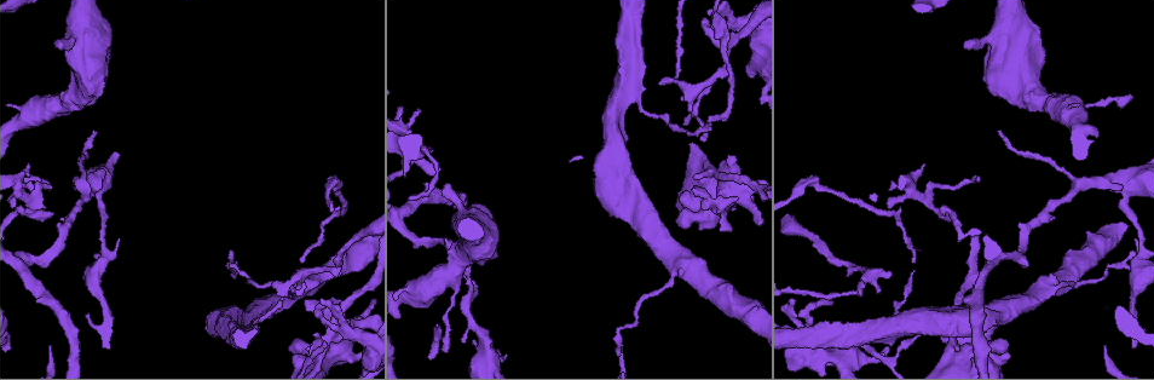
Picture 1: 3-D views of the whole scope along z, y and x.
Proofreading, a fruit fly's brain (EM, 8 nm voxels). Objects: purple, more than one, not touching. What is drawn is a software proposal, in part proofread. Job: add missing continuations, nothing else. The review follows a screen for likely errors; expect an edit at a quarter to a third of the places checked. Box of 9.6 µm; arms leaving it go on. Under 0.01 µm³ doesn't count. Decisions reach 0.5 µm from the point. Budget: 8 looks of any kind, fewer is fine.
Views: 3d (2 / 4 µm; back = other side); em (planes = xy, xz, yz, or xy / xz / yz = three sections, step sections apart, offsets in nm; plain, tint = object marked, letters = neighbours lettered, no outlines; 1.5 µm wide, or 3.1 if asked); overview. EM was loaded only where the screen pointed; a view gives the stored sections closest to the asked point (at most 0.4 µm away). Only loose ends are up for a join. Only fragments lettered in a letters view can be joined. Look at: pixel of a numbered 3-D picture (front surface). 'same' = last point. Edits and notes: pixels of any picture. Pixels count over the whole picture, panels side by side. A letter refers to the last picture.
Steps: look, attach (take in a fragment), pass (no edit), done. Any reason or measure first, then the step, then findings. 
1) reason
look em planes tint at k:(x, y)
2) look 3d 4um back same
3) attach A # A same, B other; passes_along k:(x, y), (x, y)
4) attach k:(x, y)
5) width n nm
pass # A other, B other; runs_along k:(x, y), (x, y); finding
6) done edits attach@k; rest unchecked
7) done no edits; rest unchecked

an open end
look 3d 4um back at 1:(445, 350)

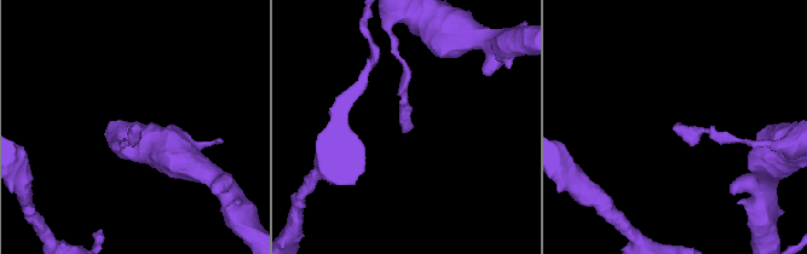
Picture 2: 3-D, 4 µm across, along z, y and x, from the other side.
now the EM
look em planes letters at 2:(412, 125)

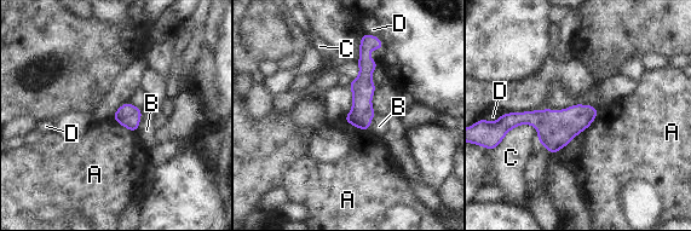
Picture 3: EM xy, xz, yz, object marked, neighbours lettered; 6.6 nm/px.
pass # A other, B other, C other, D other; runs_along 3:(367, 45), (362, 126); none of them fits

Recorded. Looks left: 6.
thin end
look em planes letters at 1:(978, 180)

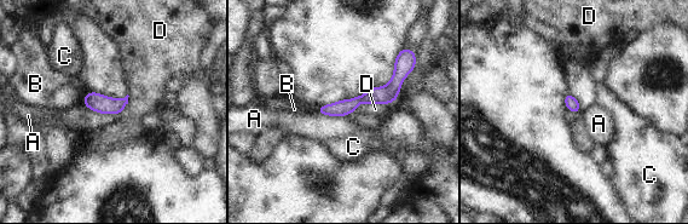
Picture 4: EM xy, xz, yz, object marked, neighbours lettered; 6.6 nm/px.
pass # A other, B other, C other, D other; runs_along 4:(400, 70), (382, 95), (321, 110); none of them fits

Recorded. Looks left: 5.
end of a long branch
look 3d 4um back at 1:(689, 136)

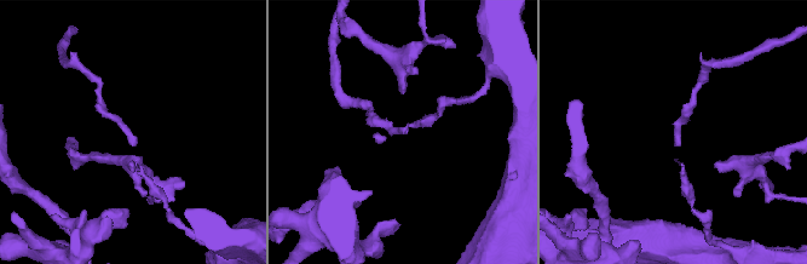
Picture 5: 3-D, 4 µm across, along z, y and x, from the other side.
now the EM
look em xy step 8 letters at 5:(401, 131)

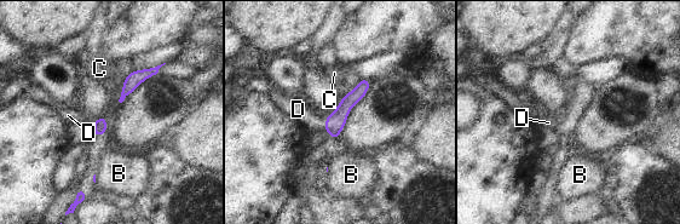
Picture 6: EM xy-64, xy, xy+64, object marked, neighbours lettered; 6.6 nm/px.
look em planes letters same

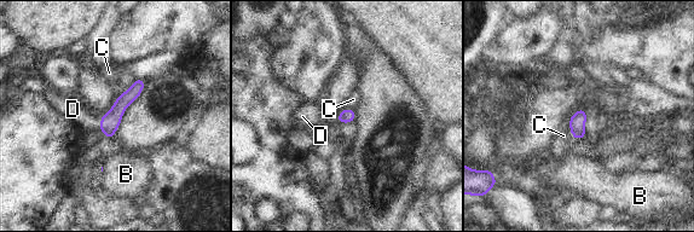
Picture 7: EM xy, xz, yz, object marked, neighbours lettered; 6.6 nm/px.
attach D # B other, C other, D same; passes_along 7:(110, 122), (100, 123), (73, 109); it goes on there

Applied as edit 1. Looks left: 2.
done edits attach@7; rest unchecked

